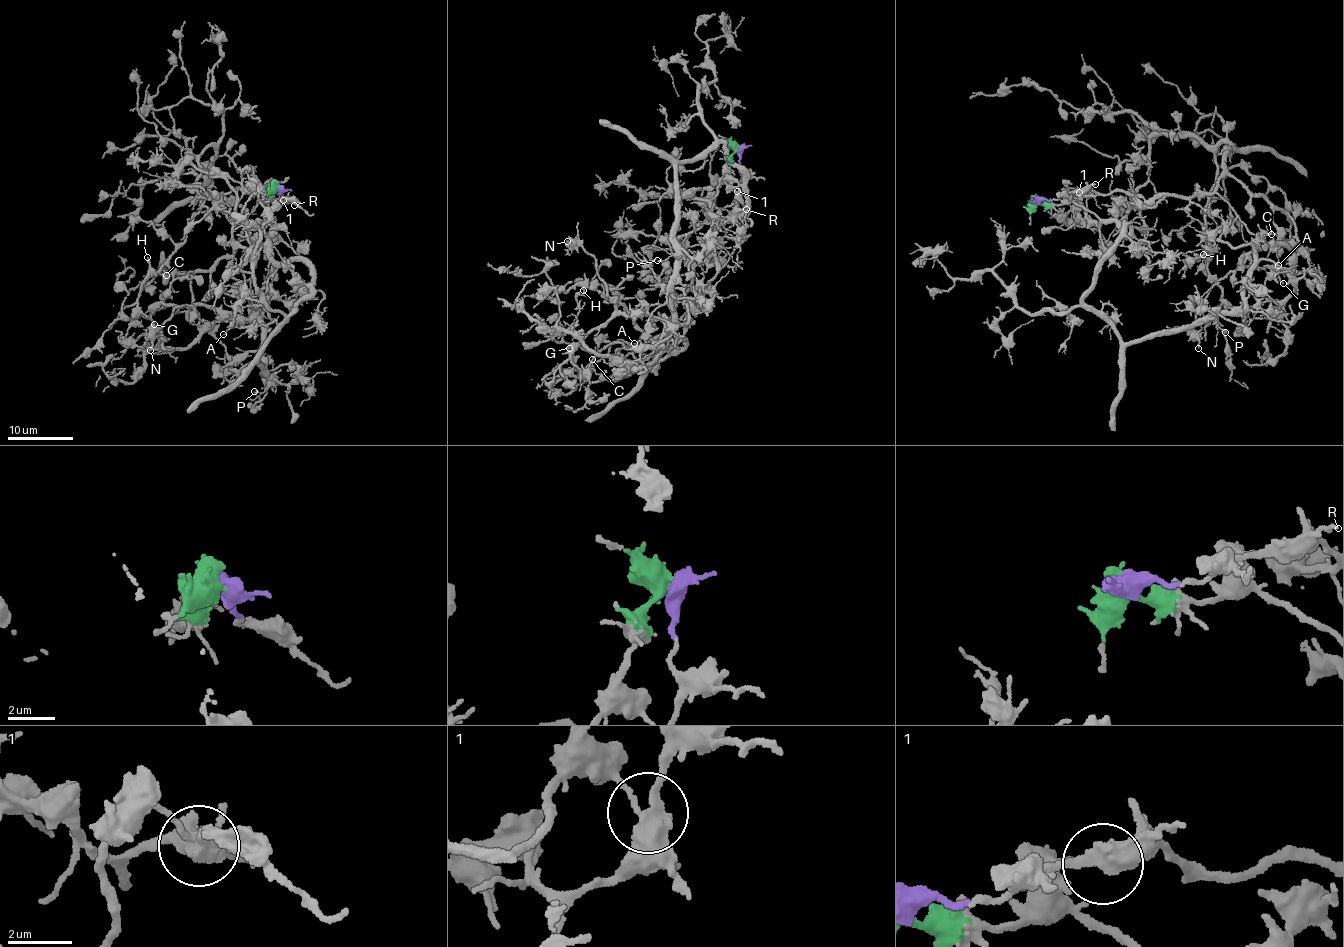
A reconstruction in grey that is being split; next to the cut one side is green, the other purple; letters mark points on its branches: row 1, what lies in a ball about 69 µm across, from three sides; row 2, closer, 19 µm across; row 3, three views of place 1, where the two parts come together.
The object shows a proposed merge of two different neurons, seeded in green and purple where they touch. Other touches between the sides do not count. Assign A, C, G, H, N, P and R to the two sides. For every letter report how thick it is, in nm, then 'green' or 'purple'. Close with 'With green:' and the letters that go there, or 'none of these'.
A: 110 nm thick; green
C: 260 nm thick; purple
G: 110 nm thick; green
H: 150 nm thick; purple
N: 170 nm thick; green
P: 160 nm thick; green
R: 180 nm thick; purple
With green: A, G, N, P

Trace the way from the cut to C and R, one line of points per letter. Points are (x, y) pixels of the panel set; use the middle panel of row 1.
C: (739, 149), (737, 194), (722, 210), (711, 246), (716, 273), (678, 343), (629, 374), (587, 382), (591, 360)
R: (739, 149), (739, 200), (746, 209)

